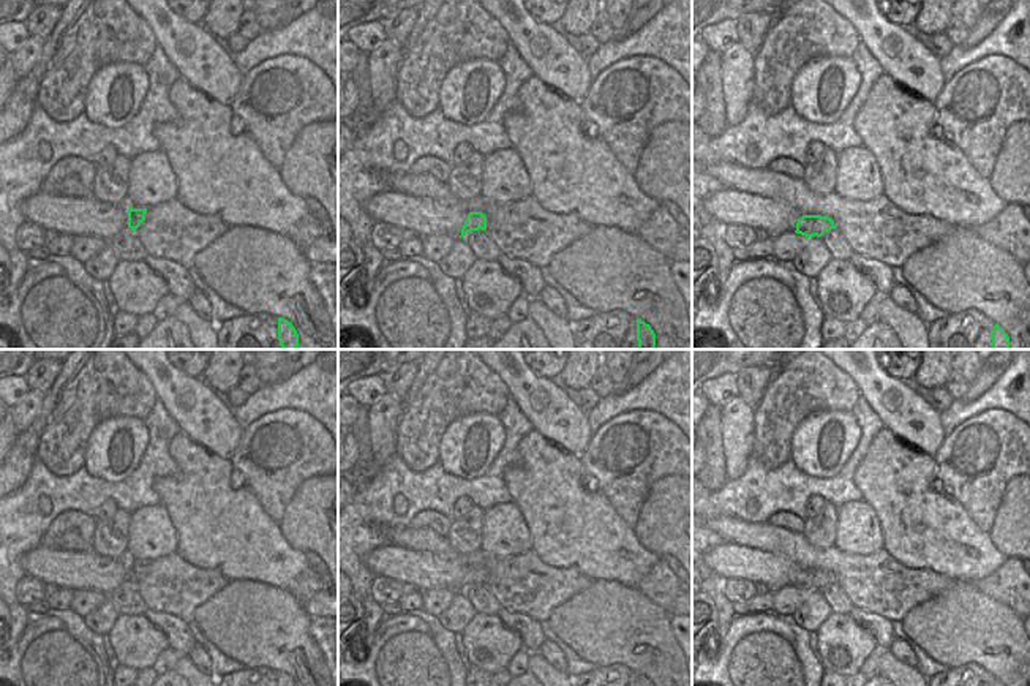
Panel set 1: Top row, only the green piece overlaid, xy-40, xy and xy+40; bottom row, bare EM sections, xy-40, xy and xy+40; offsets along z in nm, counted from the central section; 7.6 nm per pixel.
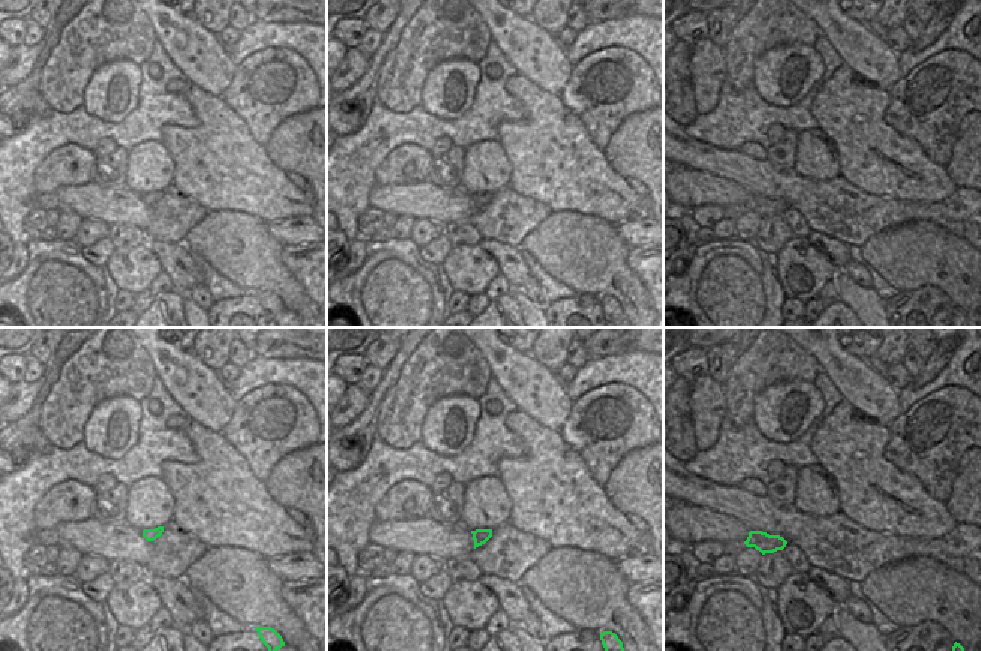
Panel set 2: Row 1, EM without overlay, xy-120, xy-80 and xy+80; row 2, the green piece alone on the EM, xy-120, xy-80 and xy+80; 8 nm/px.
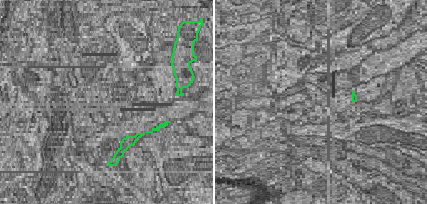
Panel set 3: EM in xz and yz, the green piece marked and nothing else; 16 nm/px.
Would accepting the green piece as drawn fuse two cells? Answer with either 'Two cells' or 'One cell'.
One cell

